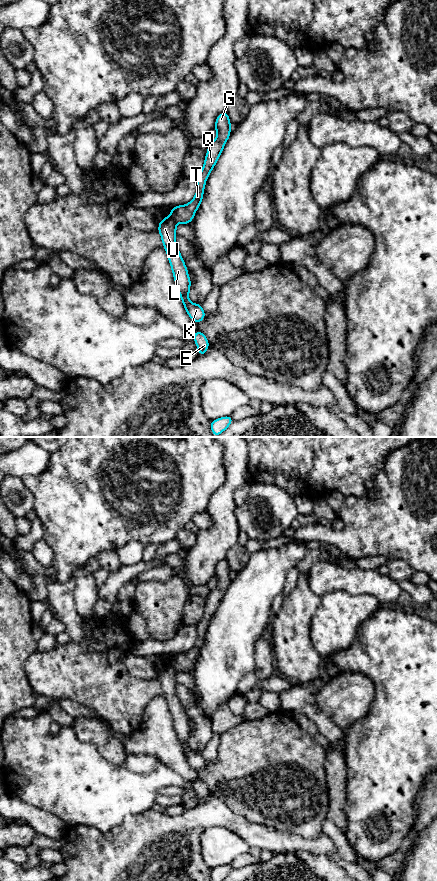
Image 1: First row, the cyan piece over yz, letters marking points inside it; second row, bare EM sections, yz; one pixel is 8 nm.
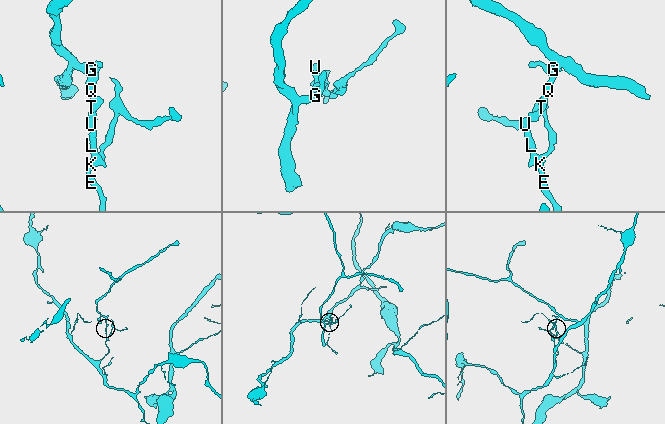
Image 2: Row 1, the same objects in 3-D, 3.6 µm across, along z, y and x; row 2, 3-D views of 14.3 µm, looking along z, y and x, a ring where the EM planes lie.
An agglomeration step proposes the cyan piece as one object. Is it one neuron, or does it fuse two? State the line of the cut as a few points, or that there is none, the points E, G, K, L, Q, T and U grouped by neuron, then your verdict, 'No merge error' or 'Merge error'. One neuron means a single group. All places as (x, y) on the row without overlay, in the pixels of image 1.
Split along yz (170, 663), (175, 671). Groups: E K L U / G Q T. Merge error

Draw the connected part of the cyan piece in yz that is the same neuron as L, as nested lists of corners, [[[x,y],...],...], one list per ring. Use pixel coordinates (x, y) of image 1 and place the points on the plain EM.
[[[171,664],[159,670],[158,679],[161,683],[163,694],[168,703],[172,716],[177,738],[182,747],[182,751],[194,770],[201,770],[205,765],[202,753],[191,751],[188,747],[191,728],[188,724],[186,713],[180,703],[179,697],[175,693],[176,671]]]

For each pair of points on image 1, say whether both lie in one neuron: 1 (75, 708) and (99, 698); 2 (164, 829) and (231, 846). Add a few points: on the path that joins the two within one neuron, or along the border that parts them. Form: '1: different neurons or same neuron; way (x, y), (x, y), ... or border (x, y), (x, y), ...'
1: different neurons; border (60, 699), (77, 701), (93, 710), (102, 719)
2: different neurons; border (221, 826), (209, 826), (201, 835), (204, 862)

